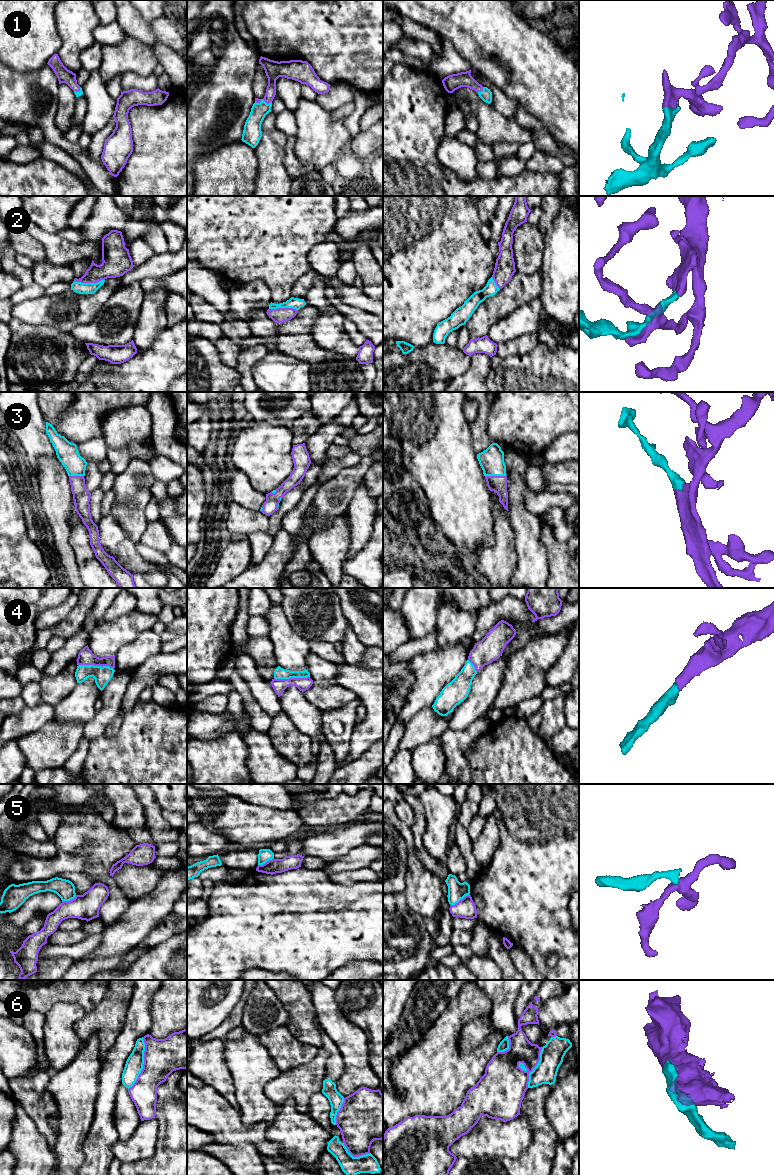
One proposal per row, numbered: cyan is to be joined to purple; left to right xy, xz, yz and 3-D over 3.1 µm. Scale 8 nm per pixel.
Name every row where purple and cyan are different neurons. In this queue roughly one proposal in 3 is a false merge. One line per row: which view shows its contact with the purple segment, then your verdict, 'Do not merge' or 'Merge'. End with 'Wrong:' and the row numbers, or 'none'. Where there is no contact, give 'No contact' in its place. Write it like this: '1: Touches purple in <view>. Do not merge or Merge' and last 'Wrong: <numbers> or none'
1: Touches purple in xz. Merge
2: Touches purple in xy. Merge
3: Touches purple in yz. Merge
4: Touches purple in xy. Merge
5: Touches purple in yz. Do not merge
6: Touches purple in xy. Do not merge
Wrong: 5, 6

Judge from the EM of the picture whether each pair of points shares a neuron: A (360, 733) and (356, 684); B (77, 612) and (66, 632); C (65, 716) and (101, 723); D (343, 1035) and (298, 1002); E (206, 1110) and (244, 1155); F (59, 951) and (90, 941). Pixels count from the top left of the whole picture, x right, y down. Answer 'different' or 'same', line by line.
A: same
B: same
C: different
D: different
E: different
F: same

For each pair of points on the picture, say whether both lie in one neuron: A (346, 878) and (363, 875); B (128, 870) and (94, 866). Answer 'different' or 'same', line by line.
A: same
B: different

